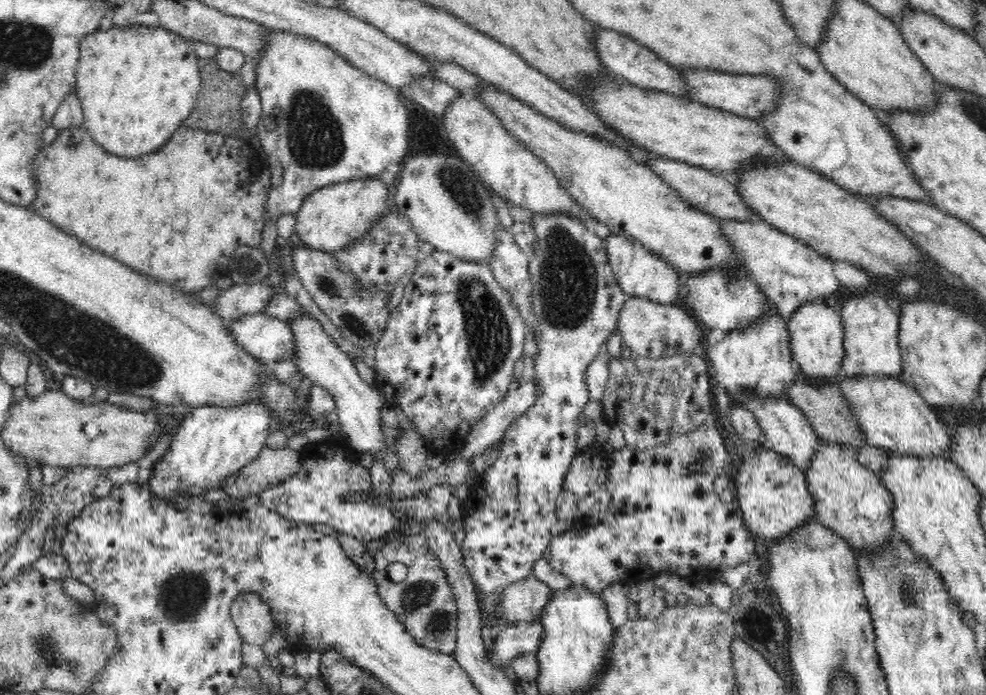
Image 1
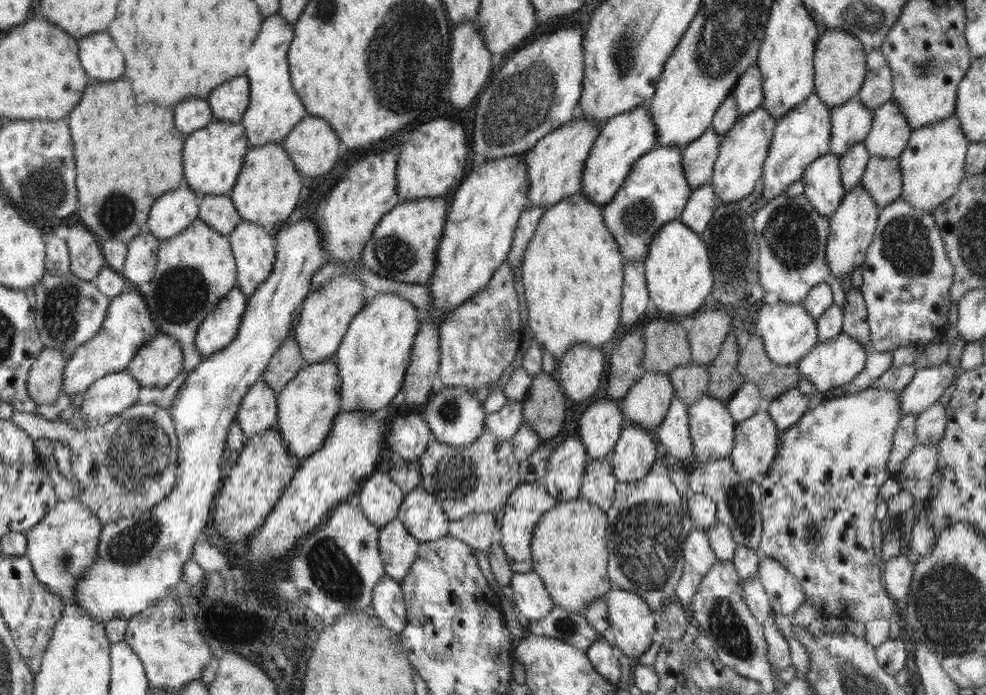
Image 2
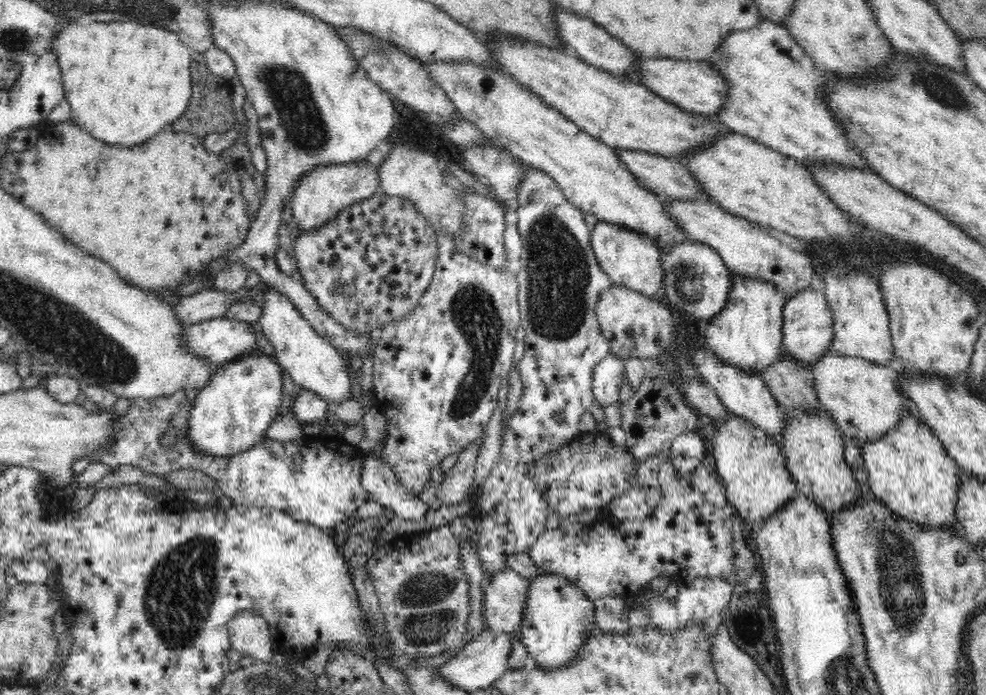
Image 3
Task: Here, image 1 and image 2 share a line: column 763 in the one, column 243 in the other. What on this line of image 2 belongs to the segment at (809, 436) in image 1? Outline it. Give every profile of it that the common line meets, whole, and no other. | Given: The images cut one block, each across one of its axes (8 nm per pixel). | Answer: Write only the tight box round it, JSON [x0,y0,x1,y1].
[236,380,278,438]

